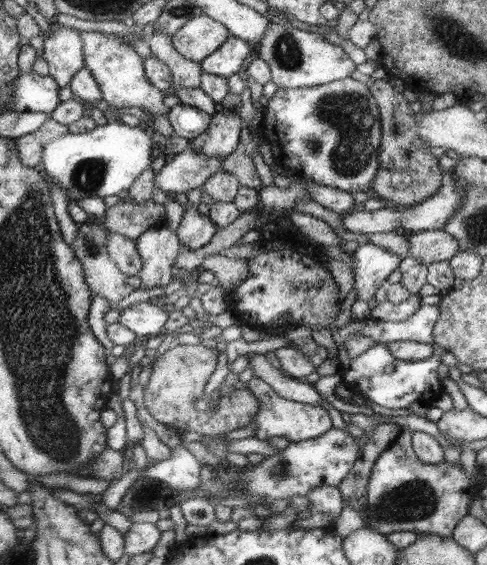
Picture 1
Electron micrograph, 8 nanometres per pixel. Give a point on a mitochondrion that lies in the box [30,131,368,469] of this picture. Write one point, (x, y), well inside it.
(88, 175)

